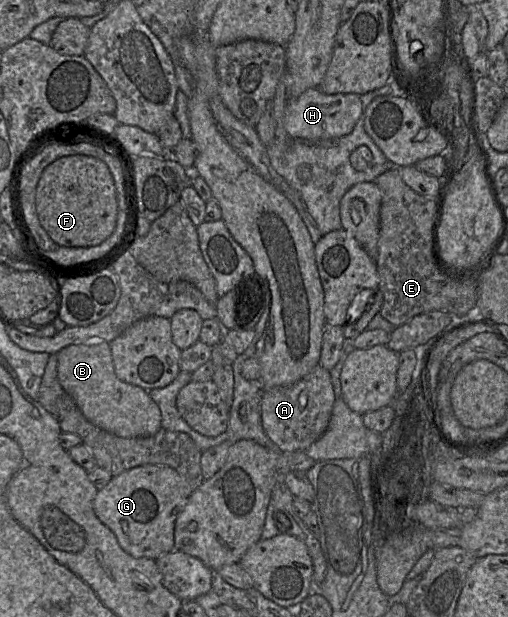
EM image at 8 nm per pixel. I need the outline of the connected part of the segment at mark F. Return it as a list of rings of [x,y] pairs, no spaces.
[[[69,155],[49,164],[42,172],[35,196],[41,226],[61,246],[99,245],[114,231],[118,200],[114,178],[102,160],[87,155]]]

